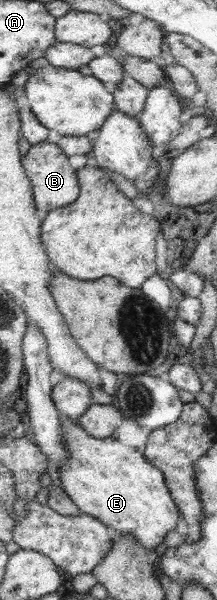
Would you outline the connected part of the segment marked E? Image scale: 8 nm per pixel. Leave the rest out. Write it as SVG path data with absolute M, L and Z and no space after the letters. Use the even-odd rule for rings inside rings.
M63 417L62 435L68 458L59 470L61 485L83 513L97 517L121 535L134 535L150 550L169 531L174 531L182 512L171 495L165 475L150 463L142 449L123 445L117 438L96 438L69 417Z

